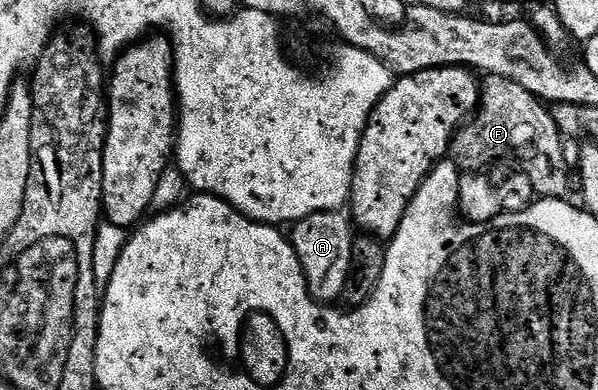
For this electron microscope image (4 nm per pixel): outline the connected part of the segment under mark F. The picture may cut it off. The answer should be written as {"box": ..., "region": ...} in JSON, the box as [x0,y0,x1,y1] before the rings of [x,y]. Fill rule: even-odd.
{"box":[448,75,564,173],"region":[[[486,75],[480,83],[476,114],[454,132],[448,158],[458,166],[459,172],[478,173],[497,159],[516,161],[518,145],[522,151],[528,151],[530,147],[536,149],[556,139],[564,139],[564,136],[554,121],[551,108],[543,100],[508,77]]]}

